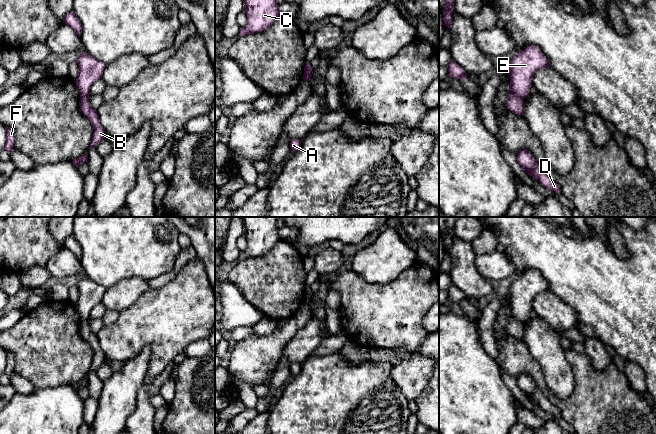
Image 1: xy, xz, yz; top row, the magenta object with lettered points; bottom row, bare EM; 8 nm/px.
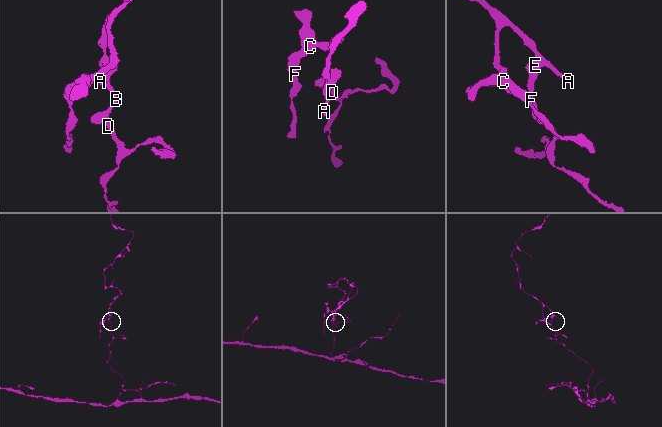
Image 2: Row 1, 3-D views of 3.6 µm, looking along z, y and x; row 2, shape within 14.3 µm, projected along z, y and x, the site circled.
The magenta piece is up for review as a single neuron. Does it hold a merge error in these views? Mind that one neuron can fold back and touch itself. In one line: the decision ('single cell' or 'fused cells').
fused cells

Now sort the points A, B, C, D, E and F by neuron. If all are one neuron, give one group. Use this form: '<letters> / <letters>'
A C E F / B D

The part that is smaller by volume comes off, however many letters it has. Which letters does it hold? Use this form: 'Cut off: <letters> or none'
Cut off: A, C, E, F

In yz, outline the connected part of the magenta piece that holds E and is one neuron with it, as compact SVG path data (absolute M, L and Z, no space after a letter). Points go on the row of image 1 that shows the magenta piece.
M528 45L519 51L506 67L511 92L525 99L529 95L533 75L538 69L546 67L549 67L549 62L538 46Z

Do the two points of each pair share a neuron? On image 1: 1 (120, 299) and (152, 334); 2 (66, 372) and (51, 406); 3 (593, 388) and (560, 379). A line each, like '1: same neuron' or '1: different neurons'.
1: different neurons
2: different neurons
3: different neurons

